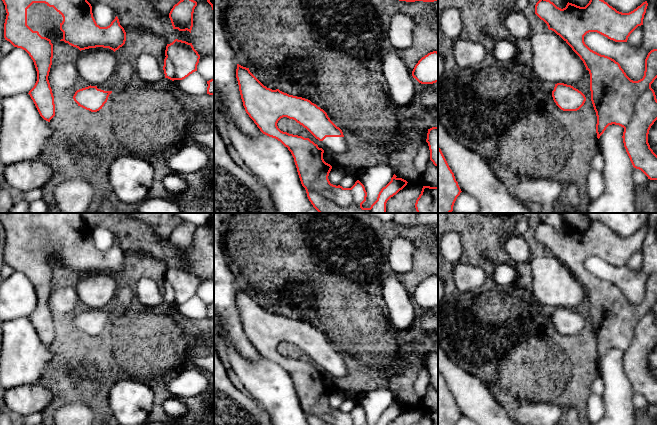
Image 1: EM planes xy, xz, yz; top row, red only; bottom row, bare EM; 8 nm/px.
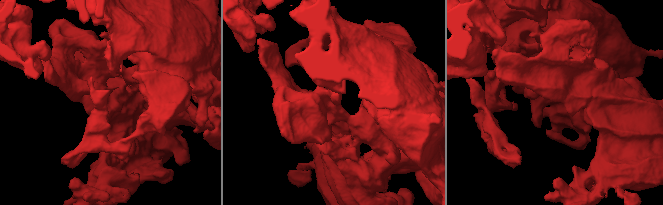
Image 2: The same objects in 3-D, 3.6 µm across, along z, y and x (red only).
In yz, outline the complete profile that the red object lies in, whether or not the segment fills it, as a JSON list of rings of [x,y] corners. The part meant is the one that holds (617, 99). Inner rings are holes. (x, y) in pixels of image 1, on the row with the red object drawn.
[[[539,0],[535,5],[535,14],[547,24],[549,30],[554,31],[572,48],[589,71],[591,101],[597,116],[597,138],[609,125],[623,127],[623,143],[633,167],[641,170],[648,179],[657,180],[657,155],[648,143],[649,130],[657,120],[657,99],[651,88],[657,78],[657,49],[651,50],[645,59],[643,78],[633,81],[618,62],[591,50],[584,42],[584,36],[589,32],[597,32],[615,42],[627,42],[630,34],[643,25],[647,6],[645,1],[633,11],[622,13],[604,0],[590,0],[585,7],[568,2],[563,9],[550,0]]]

